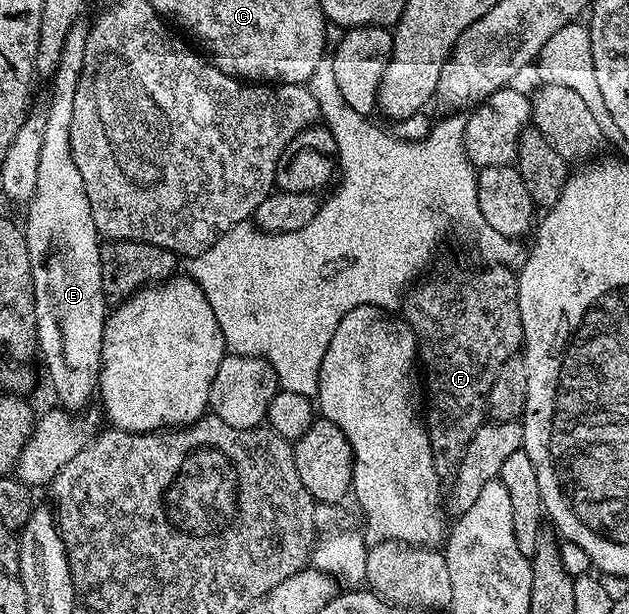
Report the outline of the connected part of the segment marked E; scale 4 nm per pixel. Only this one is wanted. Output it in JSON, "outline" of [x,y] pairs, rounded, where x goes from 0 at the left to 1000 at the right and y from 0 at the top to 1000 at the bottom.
{"outline":[[[124,33],[107,52],[107,62],[100,65],[97,90],[81,122],[84,148],[78,153],[78,179],[70,181],[72,200],[68,202],[68,241],[62,241],[62,287],[56,293],[56,313],[43,331],[46,344],[40,349],[37,373],[43,391],[43,410],[49,417],[49,450],[56,463],[56,521],[59,523],[59,568],[64,588],[72,588],[72,603],[78,607],[78,622],[91,640],[91,648],[102,666],[116,671],[121,661],[129,661],[141,647],[149,647],[161,621],[161,568],[164,567],[164,534],[170,516],[170,493],[164,482],[164,450],[161,448],[161,402],[157,383],[151,371],[151,358],[145,352],[145,332],[138,327],[138,309],[132,306],[132,290],[126,287],[126,274],[119,274],[119,254],[113,254],[113,182],[119,182],[119,143],[126,137],[126,124],[132,117],[132,91],[138,78],[138,59],[141,42],[134,34]]]}

